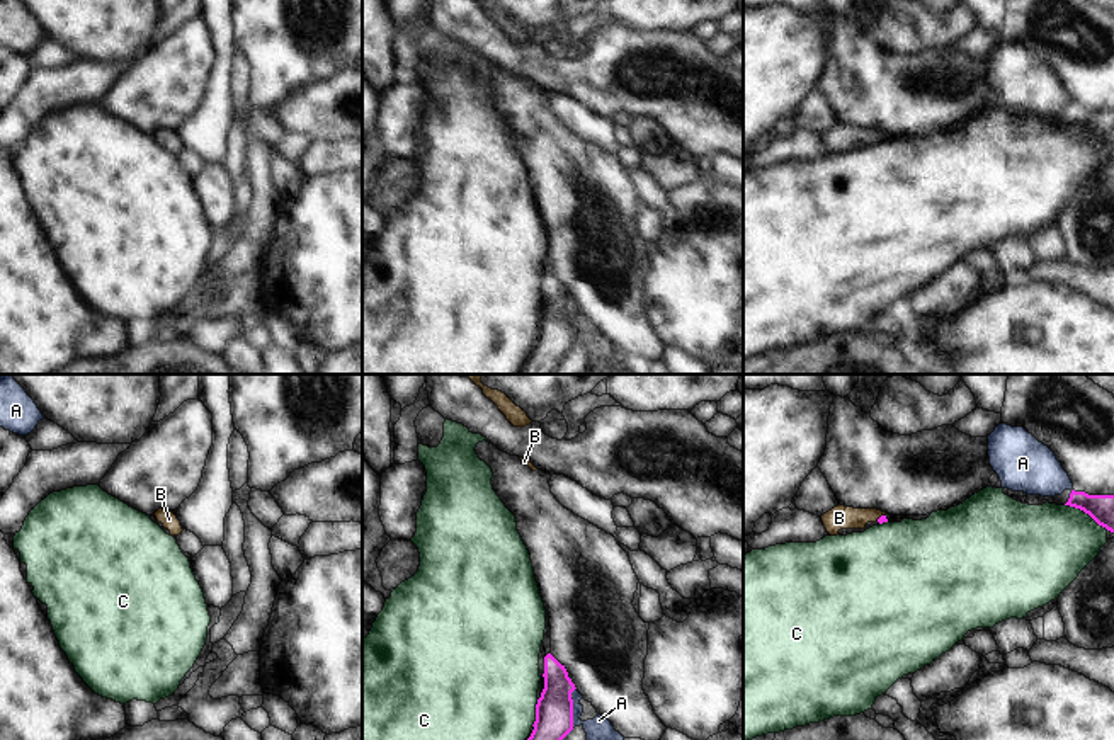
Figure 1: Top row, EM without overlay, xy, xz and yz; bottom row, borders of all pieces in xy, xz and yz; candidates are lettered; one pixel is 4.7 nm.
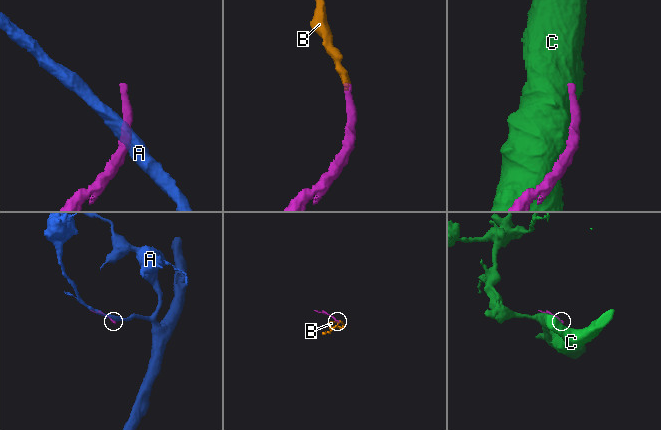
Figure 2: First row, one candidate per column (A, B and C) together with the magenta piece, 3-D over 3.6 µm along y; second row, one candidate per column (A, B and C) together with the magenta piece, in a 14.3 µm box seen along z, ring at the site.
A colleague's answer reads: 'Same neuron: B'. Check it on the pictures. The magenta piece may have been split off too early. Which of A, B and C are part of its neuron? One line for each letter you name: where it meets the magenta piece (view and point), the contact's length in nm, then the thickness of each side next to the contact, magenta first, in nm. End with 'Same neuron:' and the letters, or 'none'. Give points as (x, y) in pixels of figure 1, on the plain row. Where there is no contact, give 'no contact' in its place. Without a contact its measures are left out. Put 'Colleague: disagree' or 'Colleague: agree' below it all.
B: meets magenta in yz at (880, 136); contact 60 nm long; 40 nm thick on the magenta side, 110 nm on the other
Same neuron: B
Colleague: agree

